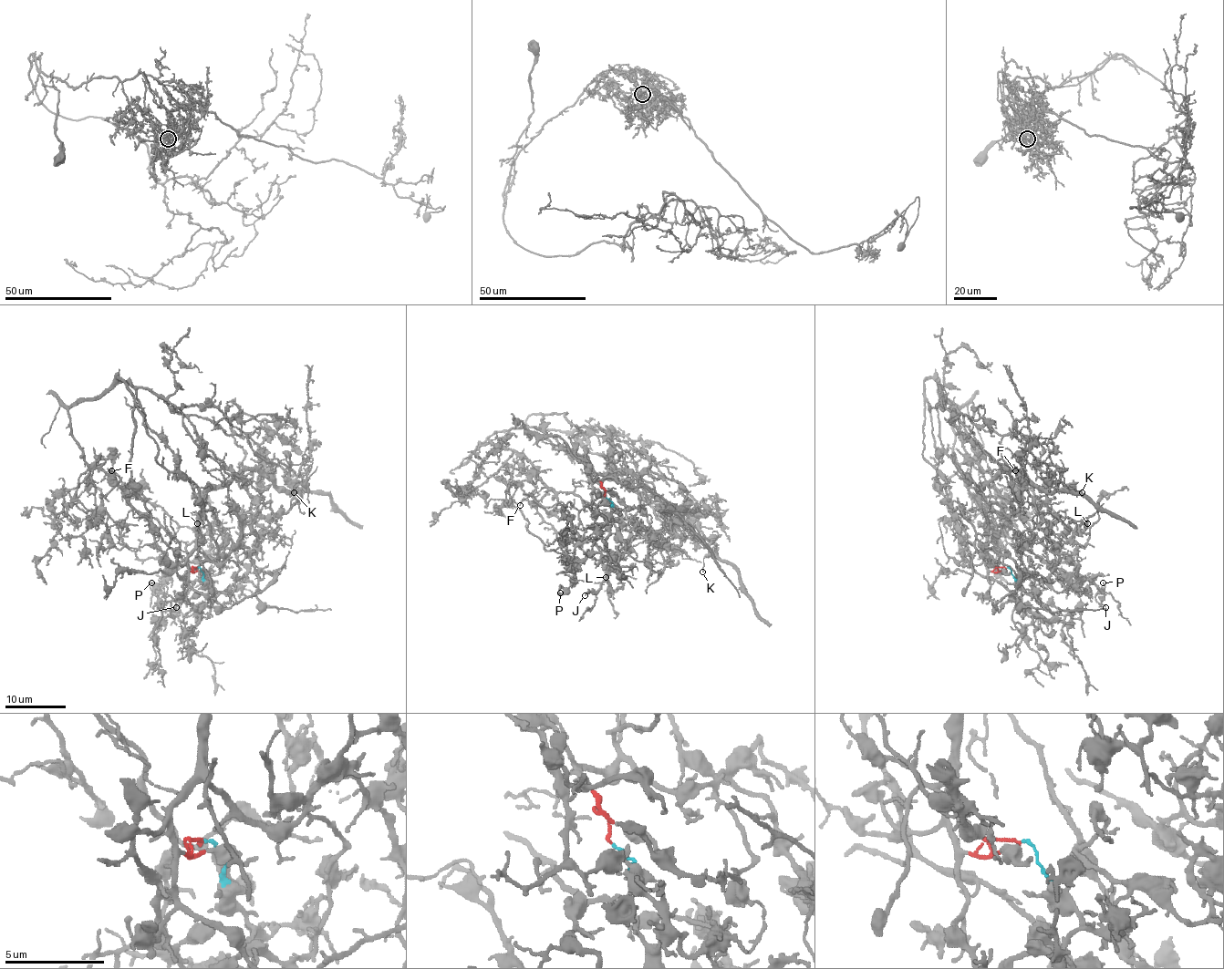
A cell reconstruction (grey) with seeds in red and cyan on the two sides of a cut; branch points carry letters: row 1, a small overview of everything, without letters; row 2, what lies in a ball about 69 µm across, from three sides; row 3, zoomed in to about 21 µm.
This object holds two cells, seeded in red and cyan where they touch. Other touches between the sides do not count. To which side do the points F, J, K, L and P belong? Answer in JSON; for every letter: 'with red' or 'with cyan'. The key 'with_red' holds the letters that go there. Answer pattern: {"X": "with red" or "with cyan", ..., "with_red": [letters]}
{"F": "with cyan", "J": "with cyan", "K": "with red", "L": "with cyan", "P": "with cyan", "with_red": ["K"]}

